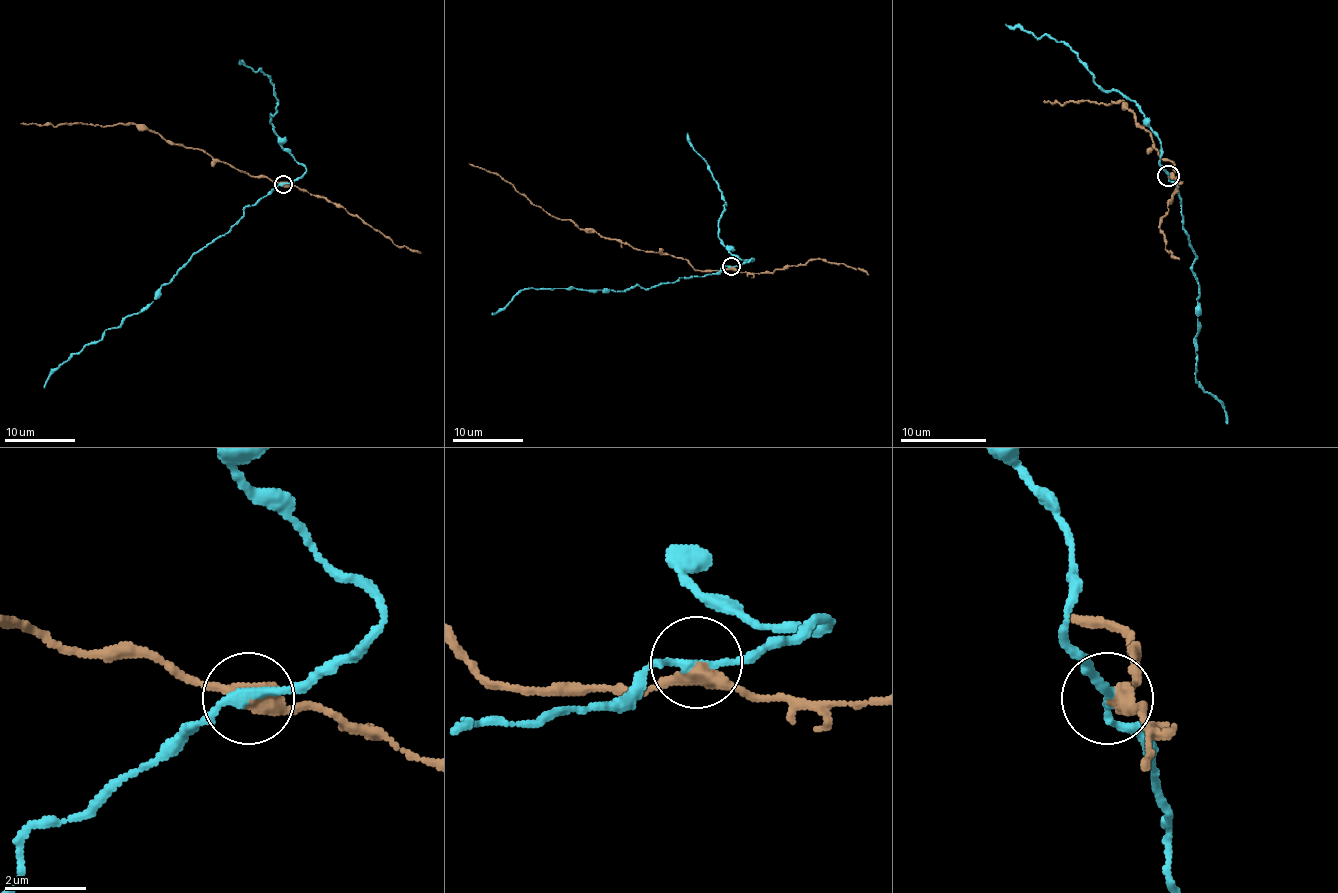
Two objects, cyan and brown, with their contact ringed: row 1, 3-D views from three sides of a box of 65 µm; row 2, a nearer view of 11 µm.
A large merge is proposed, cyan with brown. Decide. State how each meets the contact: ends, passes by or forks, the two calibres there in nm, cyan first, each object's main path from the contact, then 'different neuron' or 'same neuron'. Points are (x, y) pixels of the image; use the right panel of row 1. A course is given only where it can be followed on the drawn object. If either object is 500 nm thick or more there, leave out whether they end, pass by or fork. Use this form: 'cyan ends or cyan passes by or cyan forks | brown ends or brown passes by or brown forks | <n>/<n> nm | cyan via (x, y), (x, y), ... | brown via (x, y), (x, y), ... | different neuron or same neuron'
cyan passes by | brown passes by | 200/400 nm | cyan via (1168, 175), (1176, 186), (1183, 229), (1196, 255), (1191, 272), (1198, 283), (1196, 380), (1224, 408), (1228, 423) | brown via (1168, 175), (1174, 171), (1174, 164), (1159, 156), (1150, 132), (1142, 128), (1122, 102), (1043, 102) | different neuron

